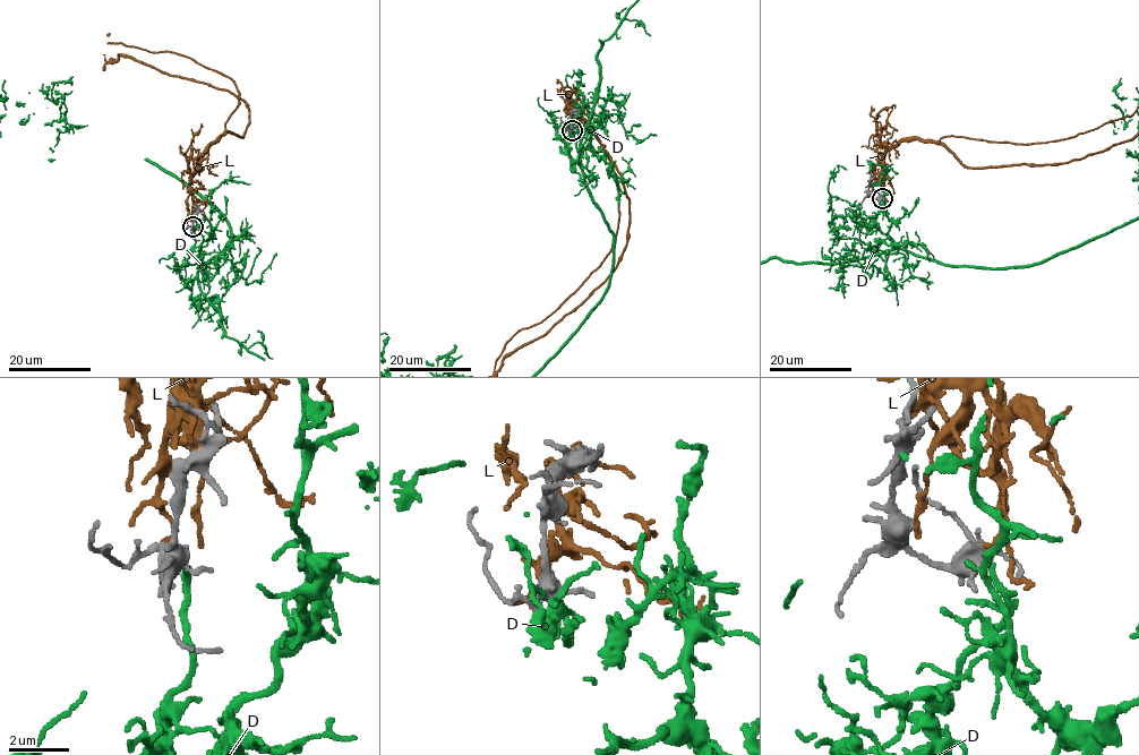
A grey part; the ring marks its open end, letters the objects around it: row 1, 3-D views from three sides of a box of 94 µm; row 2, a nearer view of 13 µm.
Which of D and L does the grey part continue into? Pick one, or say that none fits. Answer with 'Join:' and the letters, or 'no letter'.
Join: D

